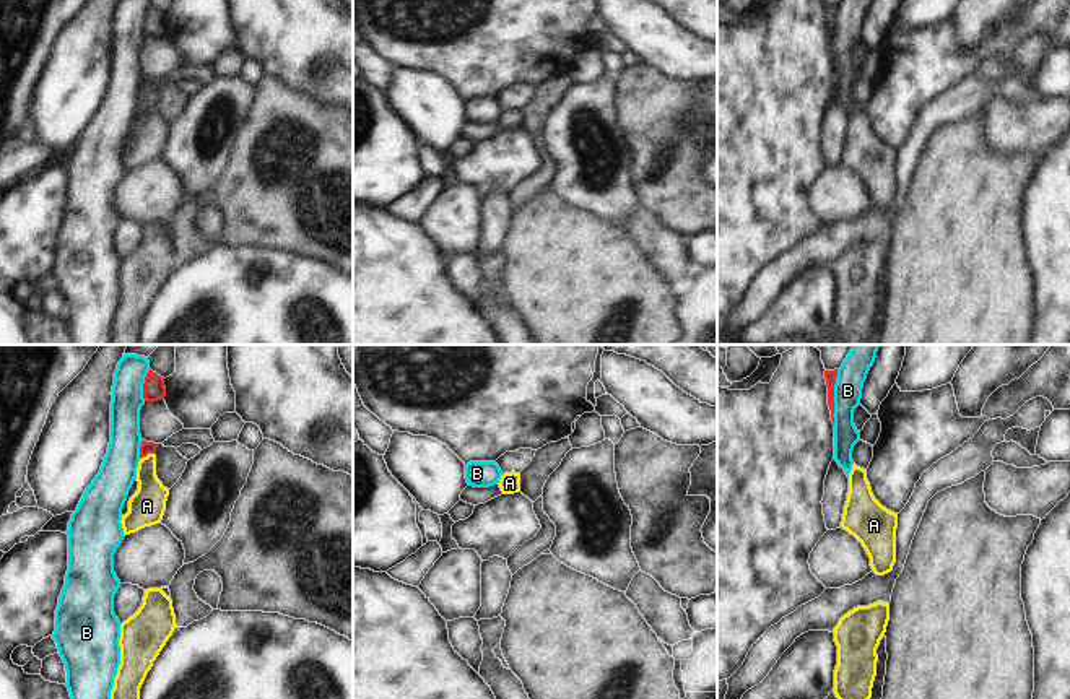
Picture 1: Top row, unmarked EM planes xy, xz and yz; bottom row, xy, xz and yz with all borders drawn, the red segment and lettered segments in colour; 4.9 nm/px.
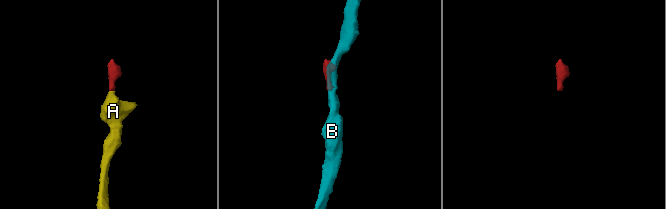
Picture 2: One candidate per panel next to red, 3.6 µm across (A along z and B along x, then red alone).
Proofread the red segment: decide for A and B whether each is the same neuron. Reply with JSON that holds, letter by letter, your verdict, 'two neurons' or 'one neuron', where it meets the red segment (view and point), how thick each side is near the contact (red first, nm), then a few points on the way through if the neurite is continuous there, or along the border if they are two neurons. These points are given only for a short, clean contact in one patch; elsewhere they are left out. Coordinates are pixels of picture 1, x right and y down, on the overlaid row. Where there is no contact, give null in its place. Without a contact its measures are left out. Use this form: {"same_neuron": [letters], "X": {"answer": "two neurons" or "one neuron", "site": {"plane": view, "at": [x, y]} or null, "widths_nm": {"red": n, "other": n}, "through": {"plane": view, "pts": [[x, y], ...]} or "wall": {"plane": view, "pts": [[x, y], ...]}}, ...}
{"same_neuron": ["A"], "A": {"answer": "one neuron", "site": {"plane": "xy", "at": [147, 454]}, "widths_nm": {"red": 60, "other": 170}, "through": {"plane": "xy", "pts": [[147, 447], [147, 454], [148, 504]]}}, "B": {"answer": "two neurons", "site": {"plane": "yz", "at": [833, 397]}, "widths_nm": {"red": 60, "other": 140}, "wall": {"plane": "yz", "pts": [[838, 369], [833, 395], [833, 423]]}}}

